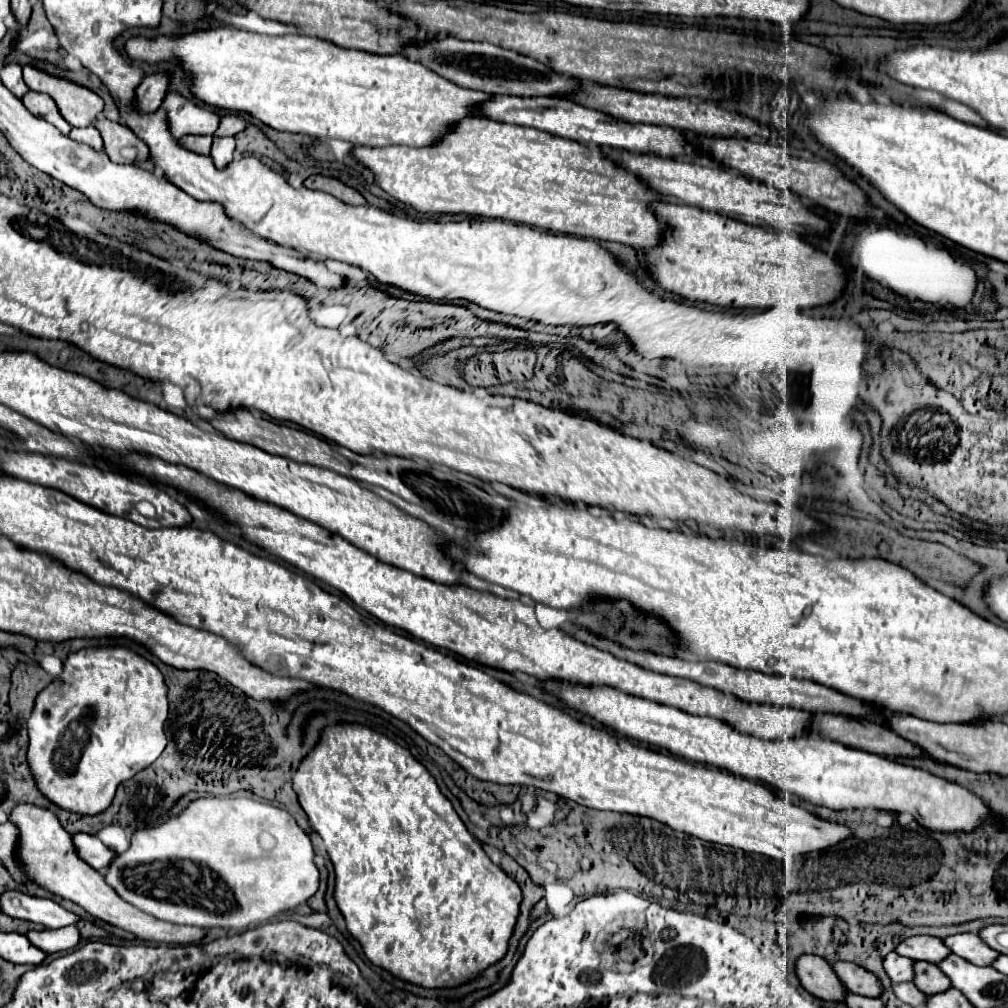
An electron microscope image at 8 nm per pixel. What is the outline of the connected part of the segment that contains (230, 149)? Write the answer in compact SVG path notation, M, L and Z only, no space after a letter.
M213 138L211 158L217 168L225 168L233 160L235 152L235 138Z

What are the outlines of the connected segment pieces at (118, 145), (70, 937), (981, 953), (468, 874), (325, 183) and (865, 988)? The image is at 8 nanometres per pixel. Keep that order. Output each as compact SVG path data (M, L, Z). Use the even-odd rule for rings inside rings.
M101 118L101 120L97 120L95 126L101 132L103 142L105 142L105 152L113 162L129 164L129 162L145 162L145 160L149 160L147 144L143 140L139 140L137 136L133 136L133 132L129 132L129 128L125 124ZM125 148L135 148L137 150L135 160L125 158L125 154L123 154Z
M65 926L57 930L29 930L27 938L33 946L51 954L73 948L79 942L79 930L75 926Z
M955 934L947 936L943 944L957 956L965 958L975 966L989 966L999 954L981 942L977 934Z
M339 722L339 724L325 726L319 736L319 742L313 746L313 750L307 754L307 758L301 760L297 772L293 774L293 790L297 792L299 804L307 812L311 826L329 846L327 850L331 854L331 862L335 866L335 876L337 876L335 900L337 900L339 910L345 916L347 930L361 942L365 956L373 964L389 970L391 974L395 974L403 980L409 980L413 984L421 984L425 988L445 988L445 986L455 986L455 984L461 984L461 982L473 978L475 974L485 970L489 964L493 964L505 956L507 942L511 938L511 932L513 932L513 926L515 926L515 920L519 914L521 888L513 878L509 878L499 866L495 866L487 858L481 842L475 840L471 836L471 832L465 828L465 824L453 810L451 802L441 794L435 778L427 772L427 768L423 764L419 764L413 758L413 754L407 748L403 748L401 744L389 740L385 734L373 730L365 724Z
M309 176L309 178L303 182L303 186L311 188L311 190L327 192L327 194L335 196L337 200L341 200L341 202L345 202L345 204L349 204L349 206L361 206L361 204L365 204L365 198L363 198L357 190L345 186L343 182L339 182L339 180L335 180L335 178Z
M837 962L831 966L837 972L839 980L843 980L847 992L871 996L871 998L877 998L881 994L881 982L877 980L875 974L867 972L865 968L857 966L853 962Z

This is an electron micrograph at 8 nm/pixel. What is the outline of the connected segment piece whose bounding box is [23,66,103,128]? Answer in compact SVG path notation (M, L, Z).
M29 66L23 68L23 78L31 90L49 94L55 100L61 116L75 128L91 126L103 112L103 100L89 88L77 86L61 78L53 78Z

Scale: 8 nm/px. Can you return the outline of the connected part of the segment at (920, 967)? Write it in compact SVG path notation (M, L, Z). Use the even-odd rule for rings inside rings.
M915 962L913 964L913 984L927 996L945 992L951 988L951 980L931 962Z

